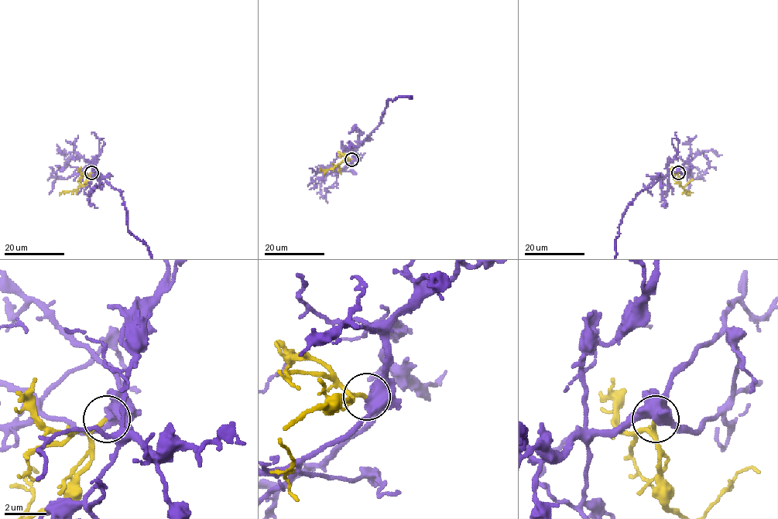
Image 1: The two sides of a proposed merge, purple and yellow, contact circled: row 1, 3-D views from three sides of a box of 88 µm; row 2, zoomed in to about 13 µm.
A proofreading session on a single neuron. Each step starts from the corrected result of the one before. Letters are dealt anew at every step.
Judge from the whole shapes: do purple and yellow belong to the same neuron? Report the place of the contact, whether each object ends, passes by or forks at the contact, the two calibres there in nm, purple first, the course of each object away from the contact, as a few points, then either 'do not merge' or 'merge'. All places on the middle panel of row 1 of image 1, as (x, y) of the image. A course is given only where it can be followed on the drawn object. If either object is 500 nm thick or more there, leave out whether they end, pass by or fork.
place (351, 159); purple passes by; yellow passes by; calibres 480 and 130 nm; course yellow (351, 159), (346, 159), (333, 168), (319, 170); merge

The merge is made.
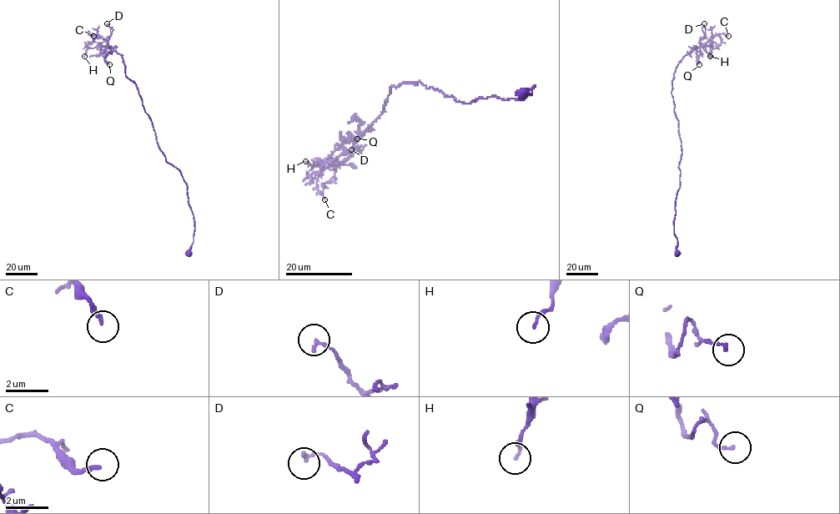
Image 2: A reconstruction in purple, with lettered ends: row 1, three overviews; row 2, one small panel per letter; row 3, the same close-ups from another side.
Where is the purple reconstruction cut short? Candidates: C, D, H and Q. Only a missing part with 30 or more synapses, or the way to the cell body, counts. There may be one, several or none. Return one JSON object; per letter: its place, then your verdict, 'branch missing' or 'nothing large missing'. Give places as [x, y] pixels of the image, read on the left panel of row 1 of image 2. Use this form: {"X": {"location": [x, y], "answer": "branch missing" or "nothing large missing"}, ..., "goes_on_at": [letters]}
{"C": {"location": [93, 36], "answer": "nothing large missing"}, "D": {"location": [107, 23], "answer": "nothing large missing"}, "H": {"location": [84, 56], "answer": "nothing large missing"}, "Q": {"location": [109, 64], "answer": "nothing large missing"}, "goes_on_at": []}

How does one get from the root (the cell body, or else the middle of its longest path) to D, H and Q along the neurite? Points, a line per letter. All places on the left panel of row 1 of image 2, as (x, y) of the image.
D: (188, 253), (194, 220), (187, 183), (160, 148), (122, 55), (107, 46), (107, 23)
H: (188, 253), (194, 220), (187, 183), (160, 148), (136, 85), (125, 75), (122, 55), (93, 41), (84, 56)
Q: (188, 253), (194, 220), (187, 183), (160, 148), (122, 55), (108, 47), (109, 64)

